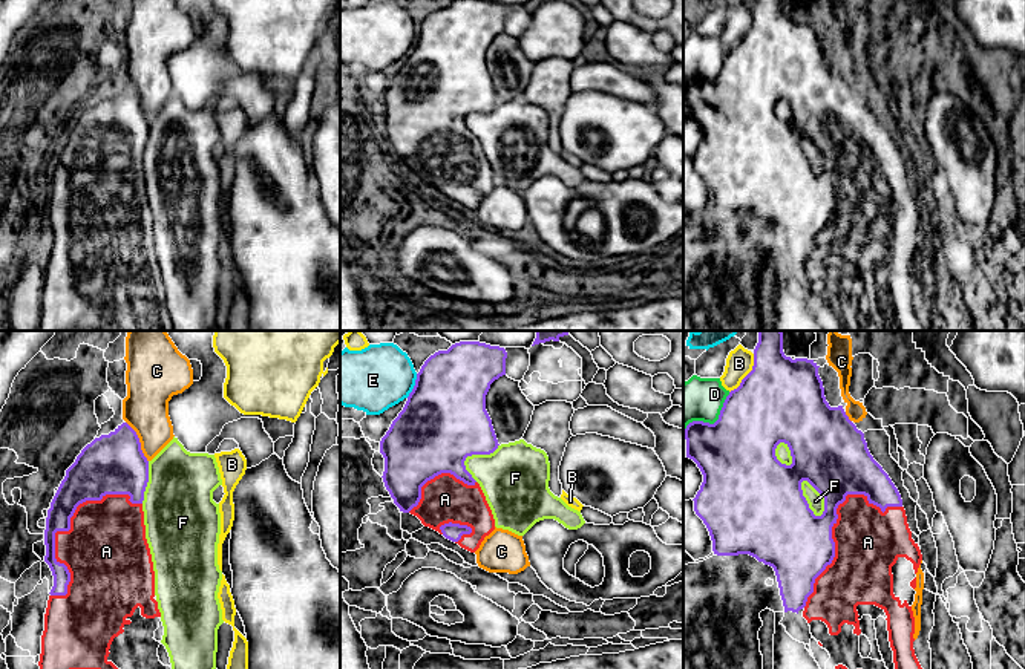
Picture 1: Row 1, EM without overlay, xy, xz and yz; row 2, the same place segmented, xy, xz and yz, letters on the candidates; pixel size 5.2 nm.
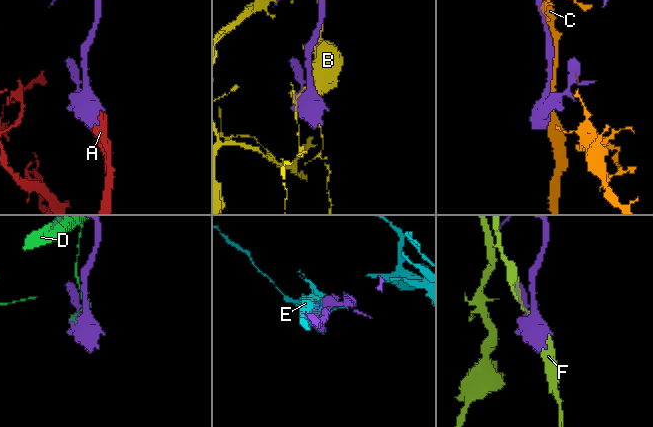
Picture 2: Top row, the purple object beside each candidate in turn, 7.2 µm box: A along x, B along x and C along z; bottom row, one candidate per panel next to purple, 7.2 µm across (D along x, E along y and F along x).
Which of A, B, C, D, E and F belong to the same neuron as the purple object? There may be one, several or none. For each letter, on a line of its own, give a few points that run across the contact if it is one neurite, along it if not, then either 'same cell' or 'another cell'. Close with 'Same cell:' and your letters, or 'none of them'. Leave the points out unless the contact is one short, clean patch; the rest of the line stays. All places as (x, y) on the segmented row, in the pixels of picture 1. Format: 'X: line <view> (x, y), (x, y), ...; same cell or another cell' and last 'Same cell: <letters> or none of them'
A: same cell
B: another cell
C: another cell
D: another cell
E: another cell
F: another cell
Same cell: A

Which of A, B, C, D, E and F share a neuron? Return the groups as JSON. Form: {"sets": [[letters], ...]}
{"sets": [["A"], ["B"], ["C"], ["D"], ["E"], ["F"]]}

